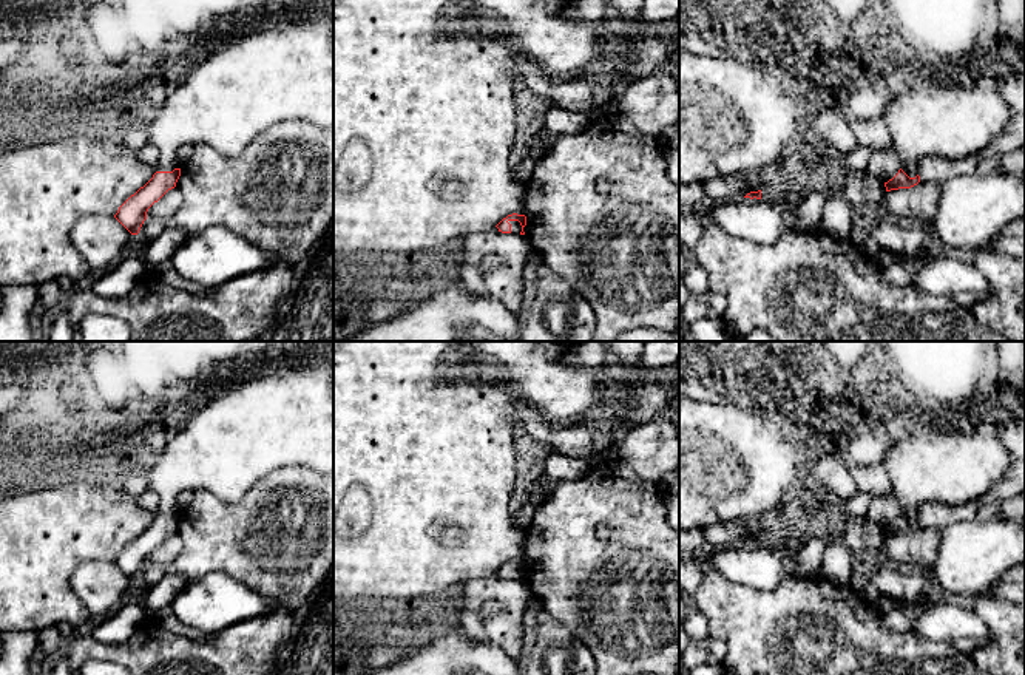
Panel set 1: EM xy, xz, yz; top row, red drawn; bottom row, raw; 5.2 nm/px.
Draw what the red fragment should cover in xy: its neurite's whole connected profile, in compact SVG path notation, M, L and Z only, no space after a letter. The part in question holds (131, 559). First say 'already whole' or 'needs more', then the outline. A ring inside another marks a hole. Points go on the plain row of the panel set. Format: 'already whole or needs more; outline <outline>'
needs more; outline M326 357L320 366L284 369L228 391L191 417L159 459L145 465L148 488L159 494L159 516L114 561L131 581L139 579L148 555L176 533L181 522L178 508L178 494L181 491L204 490L219 500L236 502L261 477L279 468L306 466L316 473L333 474L333 360Z

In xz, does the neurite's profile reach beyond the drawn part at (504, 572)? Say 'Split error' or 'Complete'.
Split error

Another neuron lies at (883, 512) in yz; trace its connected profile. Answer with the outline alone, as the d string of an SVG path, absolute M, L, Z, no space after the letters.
M894 496L877 497L869 505L868 519L880 525L883 530L892 525L898 516L902 514L902 508Z

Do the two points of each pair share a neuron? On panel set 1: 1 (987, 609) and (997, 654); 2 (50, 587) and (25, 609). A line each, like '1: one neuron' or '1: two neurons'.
1: one neuron
2: one neuron

